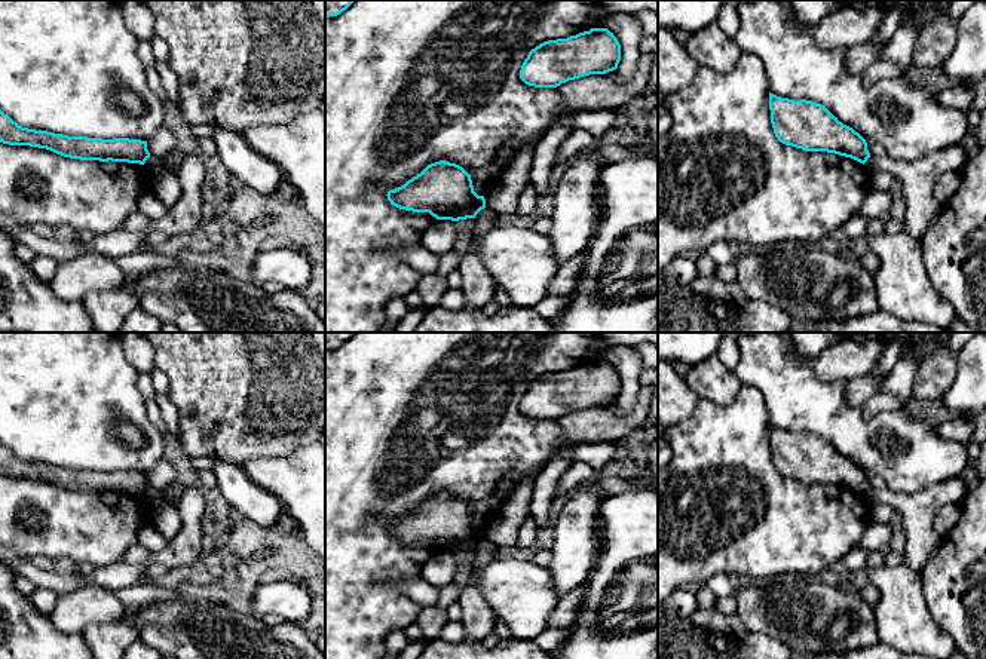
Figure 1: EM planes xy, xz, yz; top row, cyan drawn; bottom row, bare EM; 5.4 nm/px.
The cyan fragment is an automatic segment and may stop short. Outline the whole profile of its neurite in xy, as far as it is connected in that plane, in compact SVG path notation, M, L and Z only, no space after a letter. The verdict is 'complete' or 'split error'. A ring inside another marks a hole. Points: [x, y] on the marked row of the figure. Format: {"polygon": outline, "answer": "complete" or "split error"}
{"polygon": "M0 110L0 142L30 145L50 150L56 154L80 160L128 162L144 165L150 157L147 141L129 138L68 137L48 131L19 126Z", "answer": "complete"}

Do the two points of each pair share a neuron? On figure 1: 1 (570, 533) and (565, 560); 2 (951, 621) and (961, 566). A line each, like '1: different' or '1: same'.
1: same
2: same

